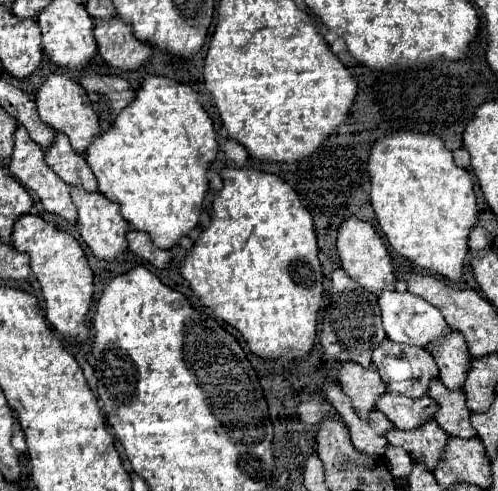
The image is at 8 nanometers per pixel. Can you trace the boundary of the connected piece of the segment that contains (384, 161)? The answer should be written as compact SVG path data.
M398 131L382 137L374 143L368 173L372 183L372 207L382 233L386 235L390 247L412 263L414 269L434 271L450 281L460 281L464 275L464 261L468 253L468 235L478 223L478 203L472 189L472 177L466 169L454 165L452 153L444 147L444 141L436 135L422 135L410 131Z

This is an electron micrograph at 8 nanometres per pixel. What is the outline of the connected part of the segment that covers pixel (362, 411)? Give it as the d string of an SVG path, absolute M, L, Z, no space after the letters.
M344 363L340 365L338 383L350 397L356 413L364 417L364 421L370 421L368 415L376 409L376 399L386 393L386 385L380 379L376 367L364 369L356 363Z

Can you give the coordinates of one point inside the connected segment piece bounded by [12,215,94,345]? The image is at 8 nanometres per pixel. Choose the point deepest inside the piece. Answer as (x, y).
(56, 258)

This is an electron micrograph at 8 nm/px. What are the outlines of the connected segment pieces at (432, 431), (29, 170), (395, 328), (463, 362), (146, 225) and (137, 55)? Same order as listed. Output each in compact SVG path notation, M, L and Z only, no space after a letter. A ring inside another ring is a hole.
M434 419L412 431L392 429L386 437L390 445L402 447L414 463L422 463L430 471L434 471L440 457L444 457L444 447L448 443L448 435L440 429Z
M18 127L14 137L16 137L16 145L14 145L14 153L12 153L12 159L10 159L10 173L26 189L32 189L38 195L38 199L42 201L42 205L44 205L44 209L48 213L60 215L68 223L76 223L76 205L72 203L72 197L70 197L70 189L72 187L66 185L56 173L52 173L52 169L44 161L44 151L28 137L28 131L24 127Z
M382 291L378 297L378 305L382 311L382 323L384 323L386 335L394 343L406 343L406 345L428 349L430 343L438 343L450 333L450 327L444 321L444 317L440 315L440 311L436 307L432 307L428 301L424 301L422 297L412 295L408 291L406 293Z
M452 331L442 343L428 349L440 369L440 381L448 389L462 389L470 369L470 355L464 337Z
M146 75L142 87L136 91L134 101L116 117L114 125L100 133L86 151L86 161L98 179L100 193L118 203L124 219L136 231L150 235L160 249L172 249L182 237L200 223L200 213L204 209L204 199L208 193L208 167L216 159L218 143L212 127L212 119L200 105L198 93L192 87L176 83L168 77Z
M114 17L112 21L94 21L94 37L98 43L98 53L102 59L120 71L138 71L144 67L152 49L146 43L140 43L128 23Z

